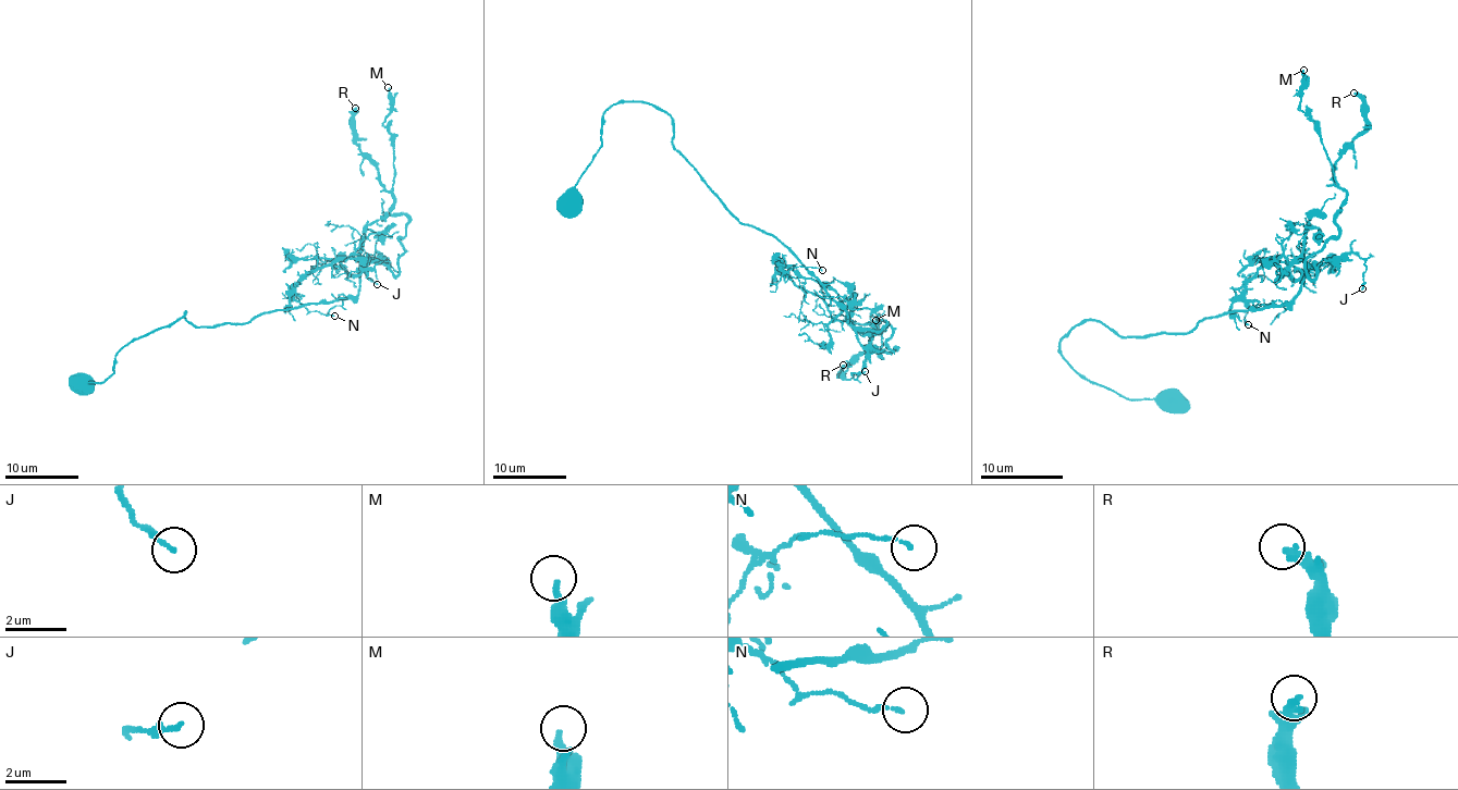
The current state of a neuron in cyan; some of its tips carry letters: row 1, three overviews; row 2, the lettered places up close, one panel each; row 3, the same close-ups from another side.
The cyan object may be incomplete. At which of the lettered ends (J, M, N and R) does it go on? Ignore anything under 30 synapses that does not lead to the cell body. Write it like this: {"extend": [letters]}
{"extend": []}

